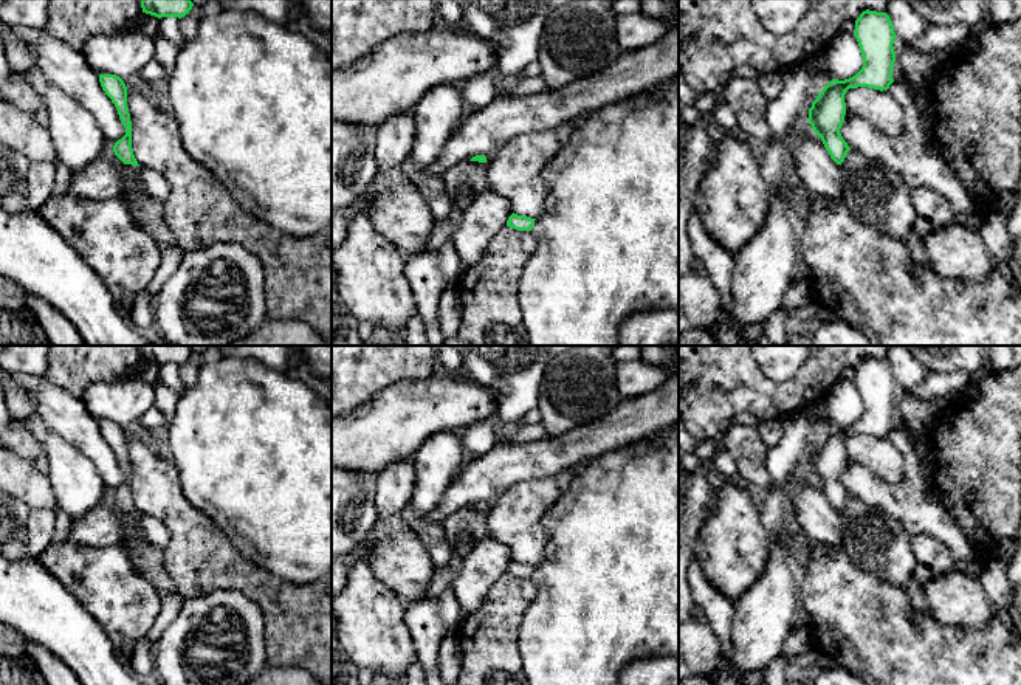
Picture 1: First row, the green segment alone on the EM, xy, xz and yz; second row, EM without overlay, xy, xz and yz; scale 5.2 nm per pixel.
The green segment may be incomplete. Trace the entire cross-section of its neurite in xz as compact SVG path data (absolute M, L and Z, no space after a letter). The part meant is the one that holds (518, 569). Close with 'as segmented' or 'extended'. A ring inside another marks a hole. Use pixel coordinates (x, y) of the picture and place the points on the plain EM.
M511 561L508 564L507 573L514 575L517 578L531 578L535 573L535 566L525 564L525 563L517 563Z | as segmented

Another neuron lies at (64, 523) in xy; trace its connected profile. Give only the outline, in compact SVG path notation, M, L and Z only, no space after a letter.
M57 508L56 528L51 538L51 546L65 542L71 525L73 525L73 519L64 510Z

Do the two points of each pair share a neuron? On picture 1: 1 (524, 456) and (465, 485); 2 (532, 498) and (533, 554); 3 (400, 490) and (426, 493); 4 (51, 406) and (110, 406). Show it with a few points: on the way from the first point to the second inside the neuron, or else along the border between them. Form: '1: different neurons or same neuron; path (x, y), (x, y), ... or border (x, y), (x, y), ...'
1: same neuron; path (510, 464), (479, 481)
2: same neuron; path (530, 512), (530, 540)
3: different neurons; border (411, 459), (414, 482), (412, 496), (408, 504)
4: different neurons; border (81, 399), (85, 408), (99, 420)

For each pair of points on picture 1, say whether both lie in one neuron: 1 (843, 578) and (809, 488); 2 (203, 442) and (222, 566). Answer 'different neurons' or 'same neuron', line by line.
1: different neurons
2: different neurons

